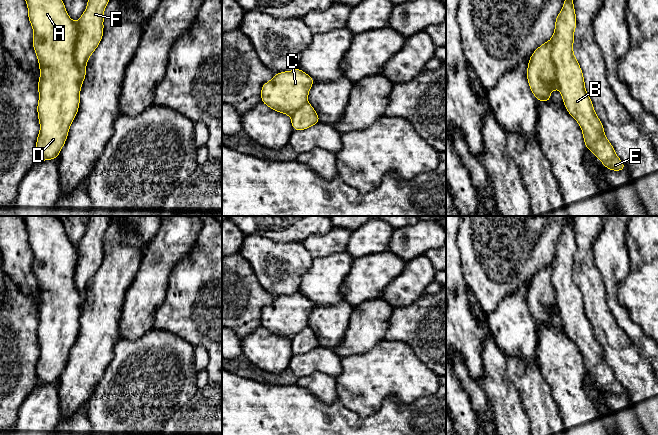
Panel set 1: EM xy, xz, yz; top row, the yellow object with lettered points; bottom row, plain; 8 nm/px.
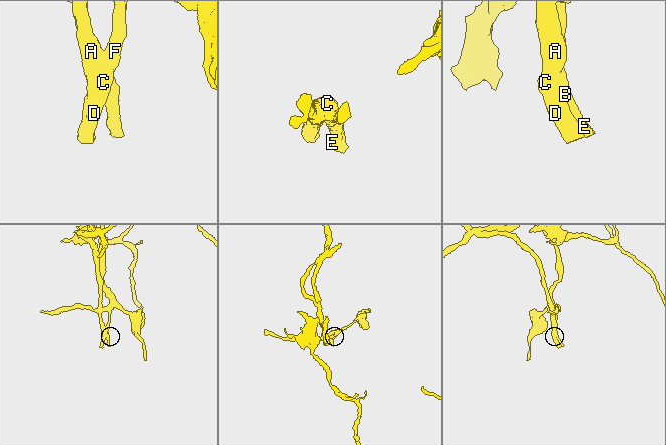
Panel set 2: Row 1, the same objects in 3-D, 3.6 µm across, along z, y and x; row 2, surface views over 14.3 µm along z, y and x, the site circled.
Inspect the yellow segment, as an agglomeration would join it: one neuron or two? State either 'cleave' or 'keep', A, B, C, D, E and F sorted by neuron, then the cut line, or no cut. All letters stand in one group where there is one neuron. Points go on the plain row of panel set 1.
cleave; groups A C D / B E F; cut xy (76, 248), (75, 285), (80, 295), (80, 304), (82, 306)

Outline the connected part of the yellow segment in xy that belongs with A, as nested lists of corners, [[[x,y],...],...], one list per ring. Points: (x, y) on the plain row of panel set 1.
[[[23,216],[28,232],[28,243],[33,252],[32,269],[36,277],[40,302],[37,328],[40,355],[36,364],[37,384],[43,386],[59,381],[69,352],[75,343],[82,312],[81,295],[75,284],[77,248],[69,241],[64,226],[57,216]]]

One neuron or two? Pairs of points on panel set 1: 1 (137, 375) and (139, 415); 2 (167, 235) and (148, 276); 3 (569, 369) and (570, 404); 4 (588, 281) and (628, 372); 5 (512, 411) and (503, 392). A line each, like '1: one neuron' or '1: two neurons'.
1: one neuron
2: one neuron
3: one neuron
4: one neuron
5: one neuron

